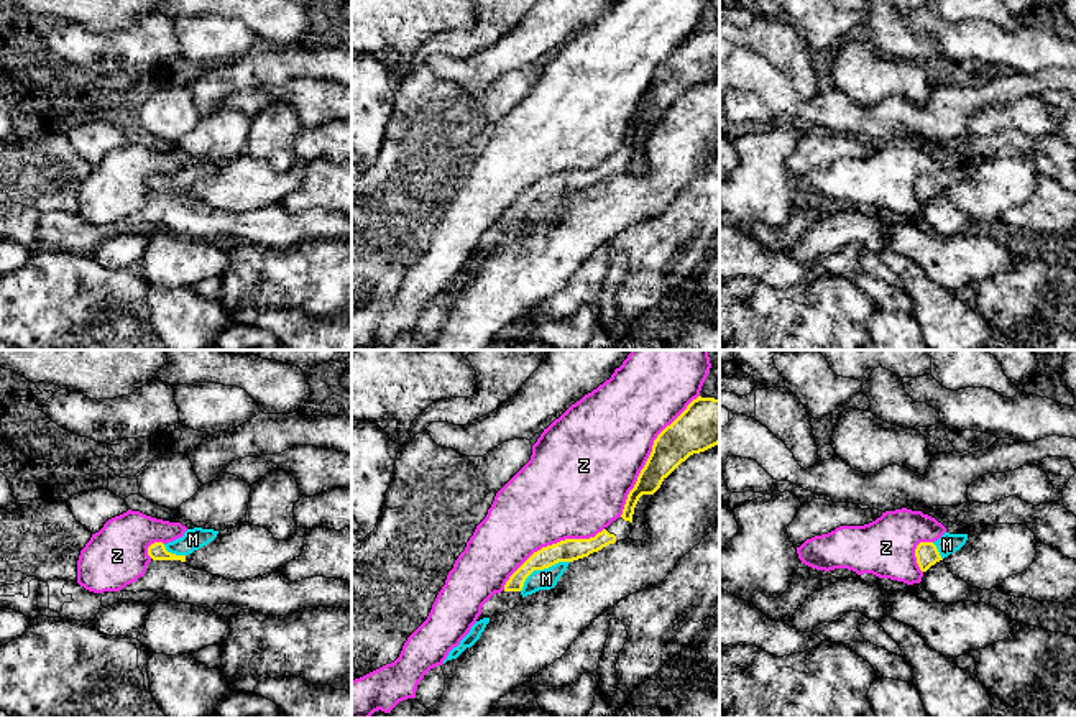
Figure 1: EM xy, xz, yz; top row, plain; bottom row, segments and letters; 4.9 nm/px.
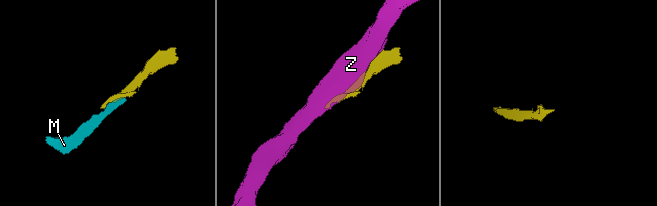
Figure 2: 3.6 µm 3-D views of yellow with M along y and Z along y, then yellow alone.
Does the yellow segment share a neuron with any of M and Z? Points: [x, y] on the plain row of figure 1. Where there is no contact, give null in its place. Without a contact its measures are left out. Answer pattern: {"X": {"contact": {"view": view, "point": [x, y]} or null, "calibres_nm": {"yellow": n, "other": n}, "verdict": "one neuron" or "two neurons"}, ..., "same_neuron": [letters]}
{"M": {"contact": {"view": "xz", "point": [541, 201]}, "calibres_nm": {"yellow": 110, "other": 100}, "verdict": "one neuron"}, "Z": {"contact": {"view": "xz", "point": [649, 87]}, "calibres_nm": {"yellow": 220, "other": 480}, "verdict": "two neurons"}, "same_neuron": ["M"]}

